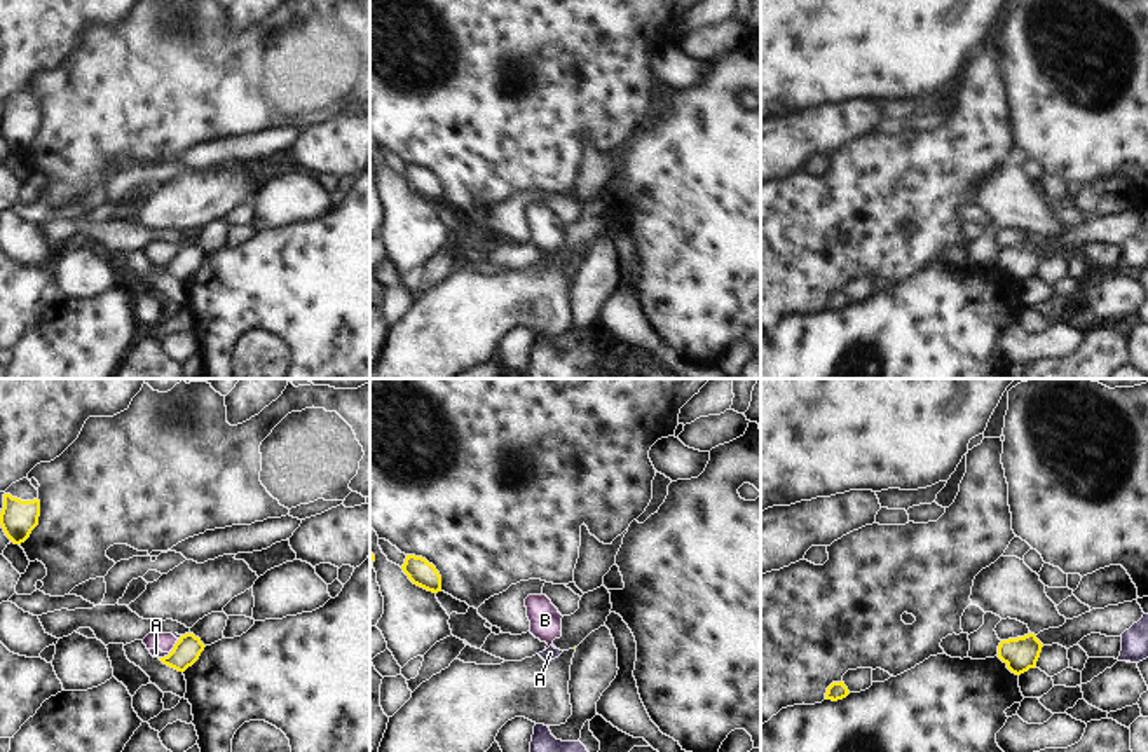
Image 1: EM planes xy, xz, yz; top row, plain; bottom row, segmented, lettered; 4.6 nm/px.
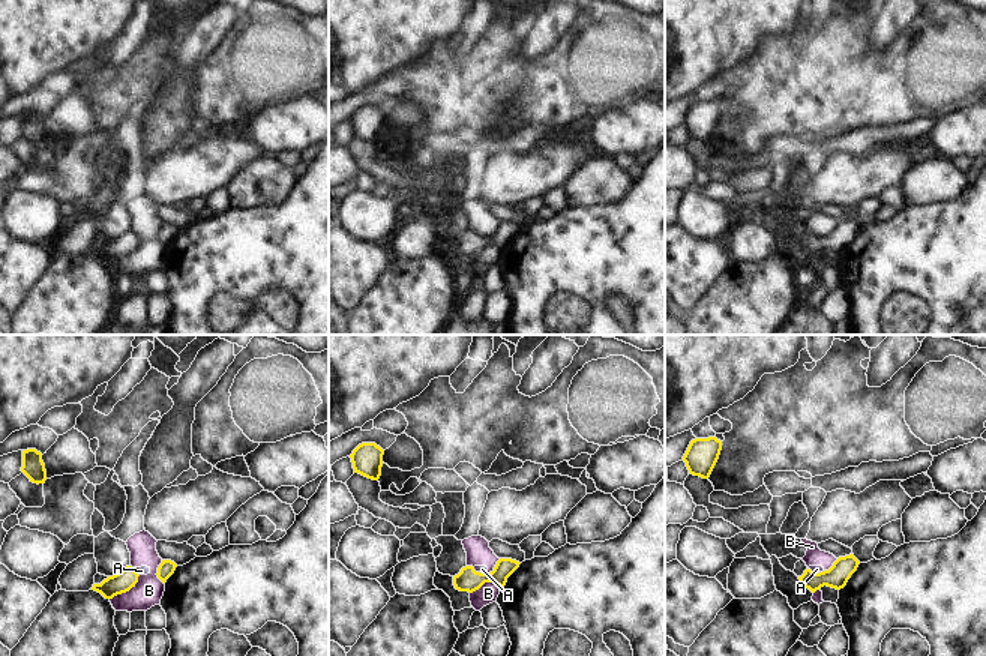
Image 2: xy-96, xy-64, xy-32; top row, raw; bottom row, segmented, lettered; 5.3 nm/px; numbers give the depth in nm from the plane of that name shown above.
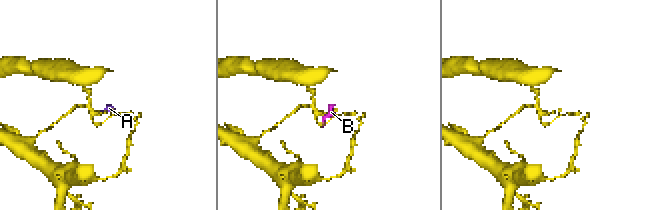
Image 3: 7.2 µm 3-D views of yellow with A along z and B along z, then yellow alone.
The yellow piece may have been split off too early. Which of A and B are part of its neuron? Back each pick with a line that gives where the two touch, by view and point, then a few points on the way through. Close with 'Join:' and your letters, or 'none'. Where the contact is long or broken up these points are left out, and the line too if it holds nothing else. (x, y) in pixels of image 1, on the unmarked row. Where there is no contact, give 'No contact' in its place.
Join: none

